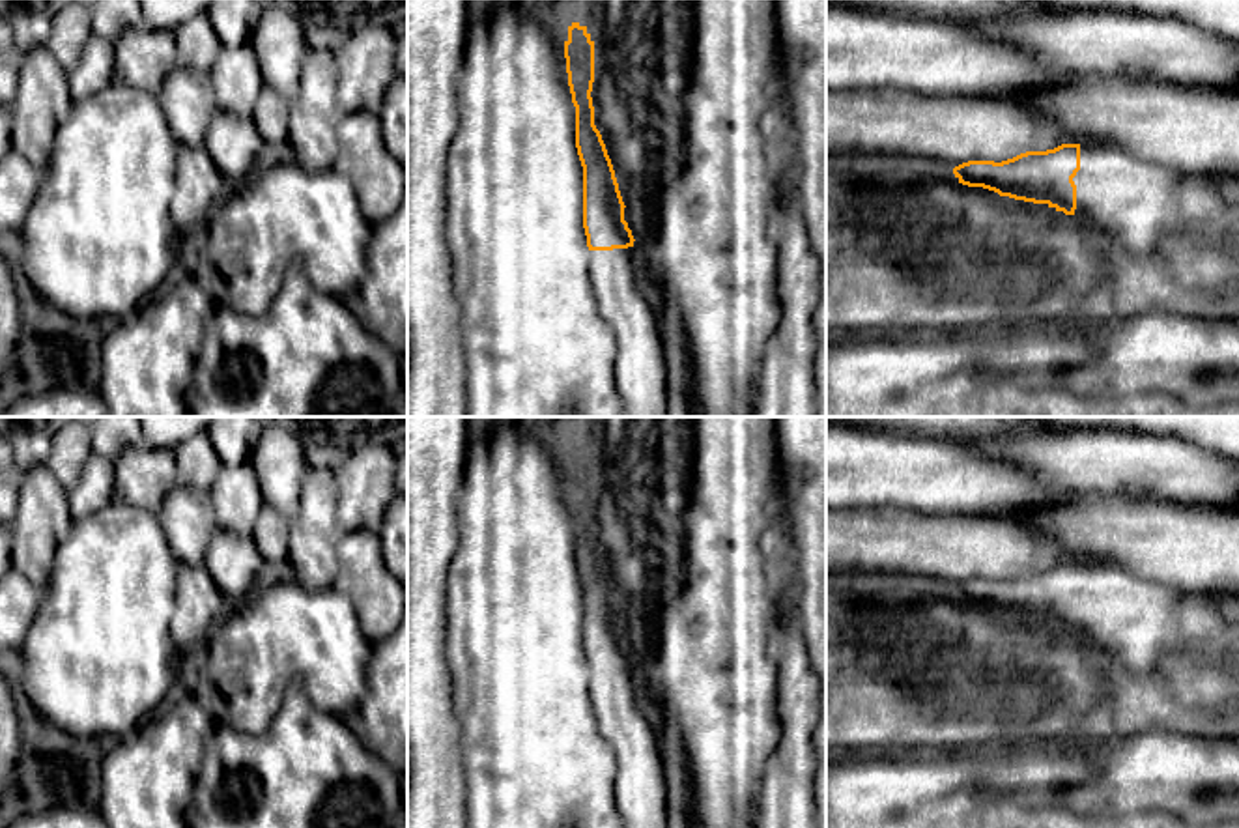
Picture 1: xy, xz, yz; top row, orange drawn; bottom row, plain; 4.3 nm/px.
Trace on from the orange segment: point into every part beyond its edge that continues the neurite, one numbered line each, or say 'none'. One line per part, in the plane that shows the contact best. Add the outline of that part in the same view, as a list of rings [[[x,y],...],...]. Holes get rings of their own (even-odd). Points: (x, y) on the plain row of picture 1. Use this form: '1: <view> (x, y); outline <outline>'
1: yz (1131, 621); outline [[[1080,564],[1075,634],[1131,680],[1149,680],[1162,652],[1200,647],[1226,656],[1230,630],[1215,598],[1142,579],[1119,566]]]

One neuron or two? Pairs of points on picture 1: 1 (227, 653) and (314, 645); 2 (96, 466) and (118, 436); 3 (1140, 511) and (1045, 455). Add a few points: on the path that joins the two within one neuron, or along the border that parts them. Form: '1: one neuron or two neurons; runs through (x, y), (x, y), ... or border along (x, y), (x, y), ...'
1: one neuron; runs through (249, 638), (292, 638)
2: two neurons; border along (94, 453), (113, 462)
3: two neurons; border along (1081, 492), (1150, 496), (1157, 499)

